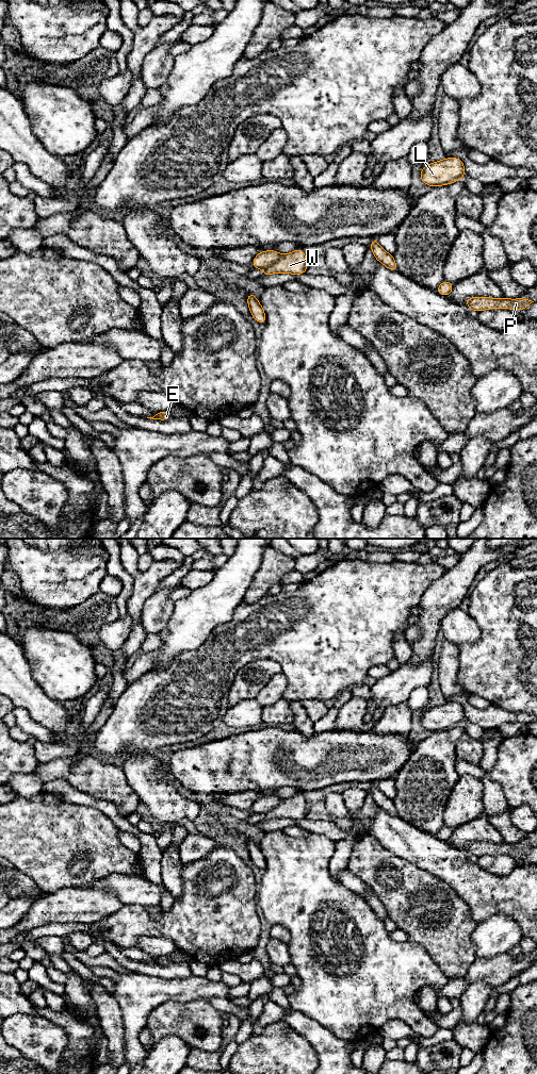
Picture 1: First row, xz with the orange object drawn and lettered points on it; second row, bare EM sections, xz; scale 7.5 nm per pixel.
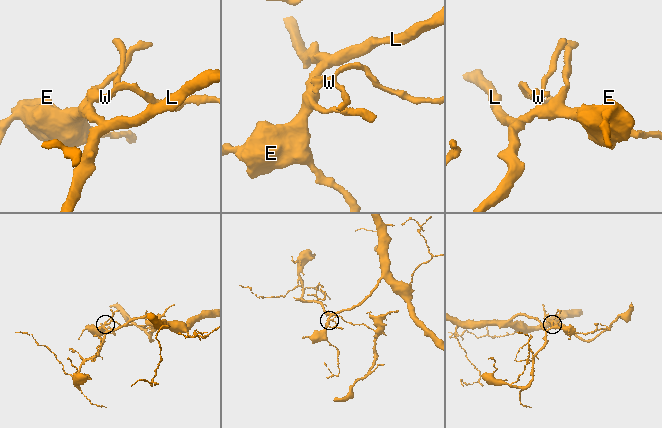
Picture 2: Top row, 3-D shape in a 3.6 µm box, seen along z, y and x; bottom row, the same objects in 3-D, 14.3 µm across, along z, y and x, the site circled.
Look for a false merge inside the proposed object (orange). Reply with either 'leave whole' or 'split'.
split

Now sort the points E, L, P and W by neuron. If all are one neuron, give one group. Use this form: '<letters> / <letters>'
E L / P W

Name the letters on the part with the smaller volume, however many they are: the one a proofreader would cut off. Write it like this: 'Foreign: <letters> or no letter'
Foreign: P, W

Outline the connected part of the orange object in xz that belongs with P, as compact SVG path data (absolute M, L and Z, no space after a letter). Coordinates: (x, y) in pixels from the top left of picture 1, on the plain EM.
M504 841L500 844L491 842L469 842L466 845L467 853L476 857L494 853L523 856L532 847L534 846L521 842L517 844L508 844Z

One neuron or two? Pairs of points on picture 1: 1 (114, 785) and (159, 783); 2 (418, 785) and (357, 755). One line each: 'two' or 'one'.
1: two
2: two

